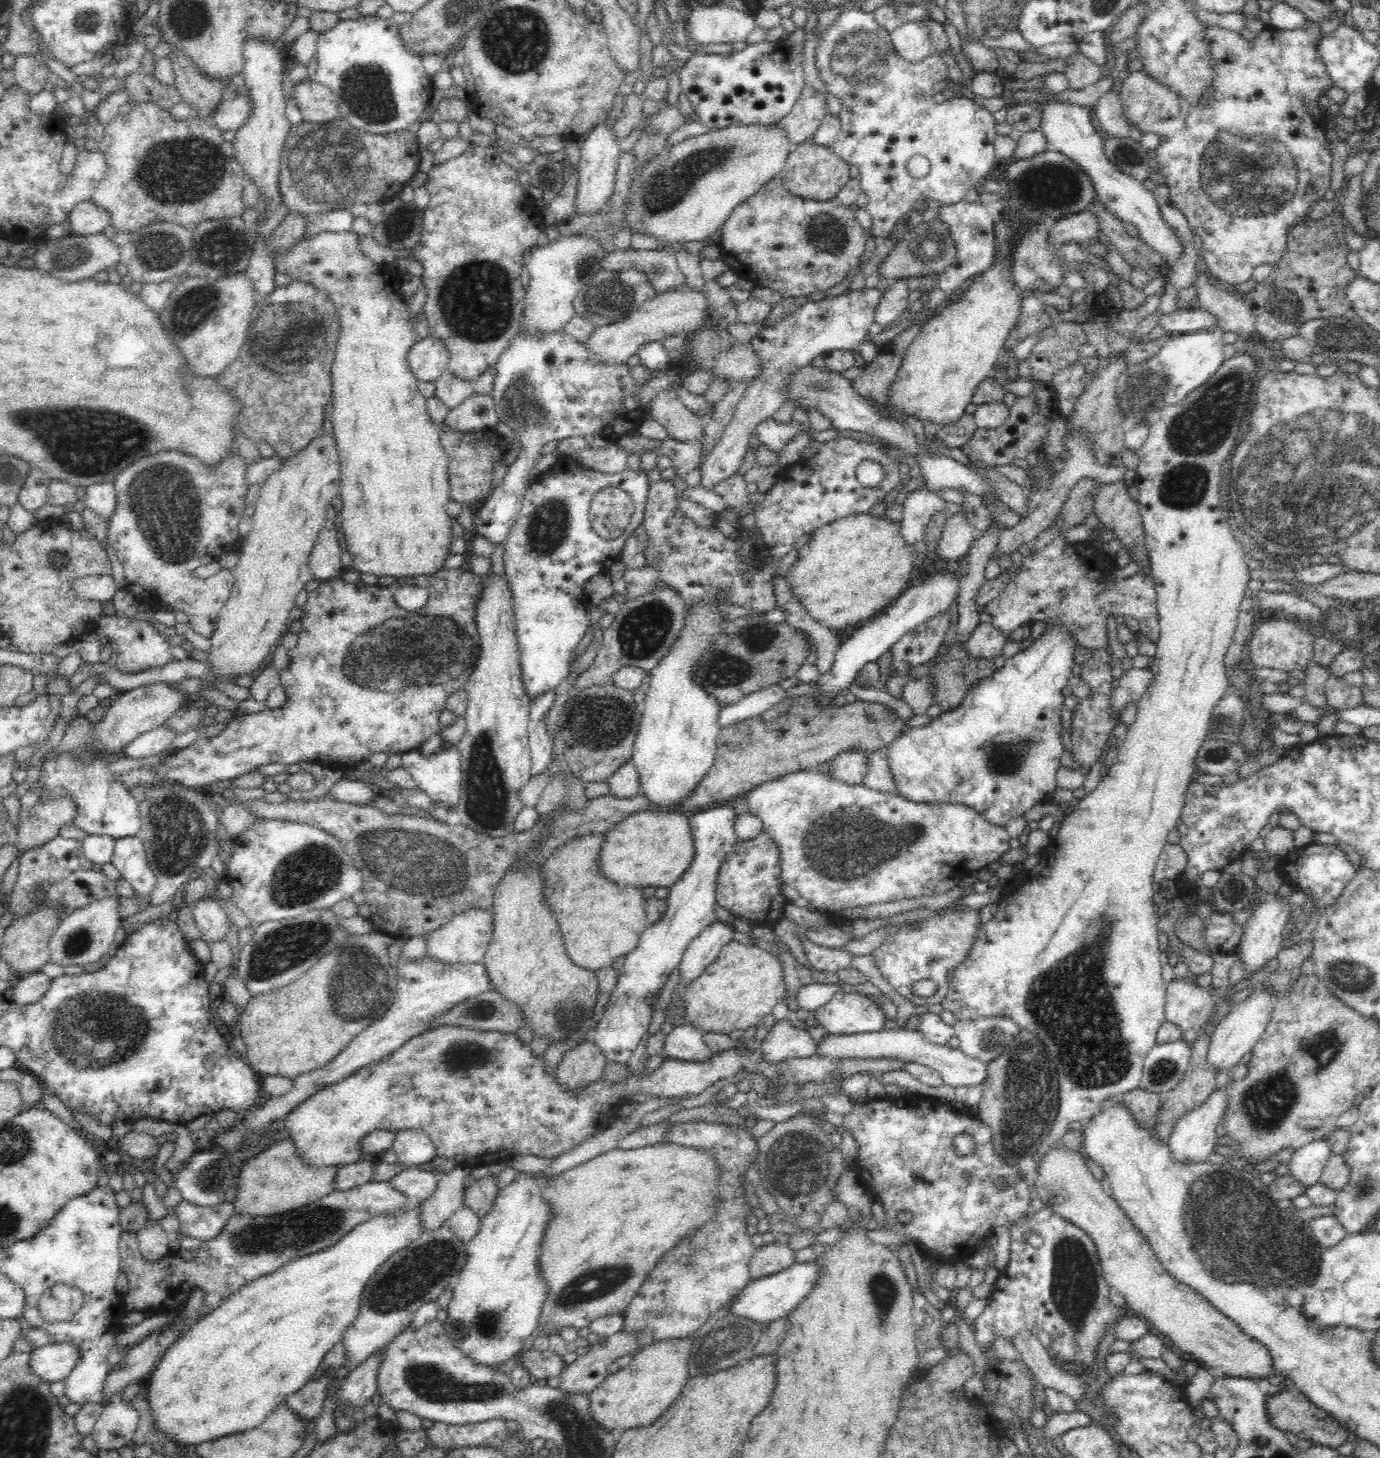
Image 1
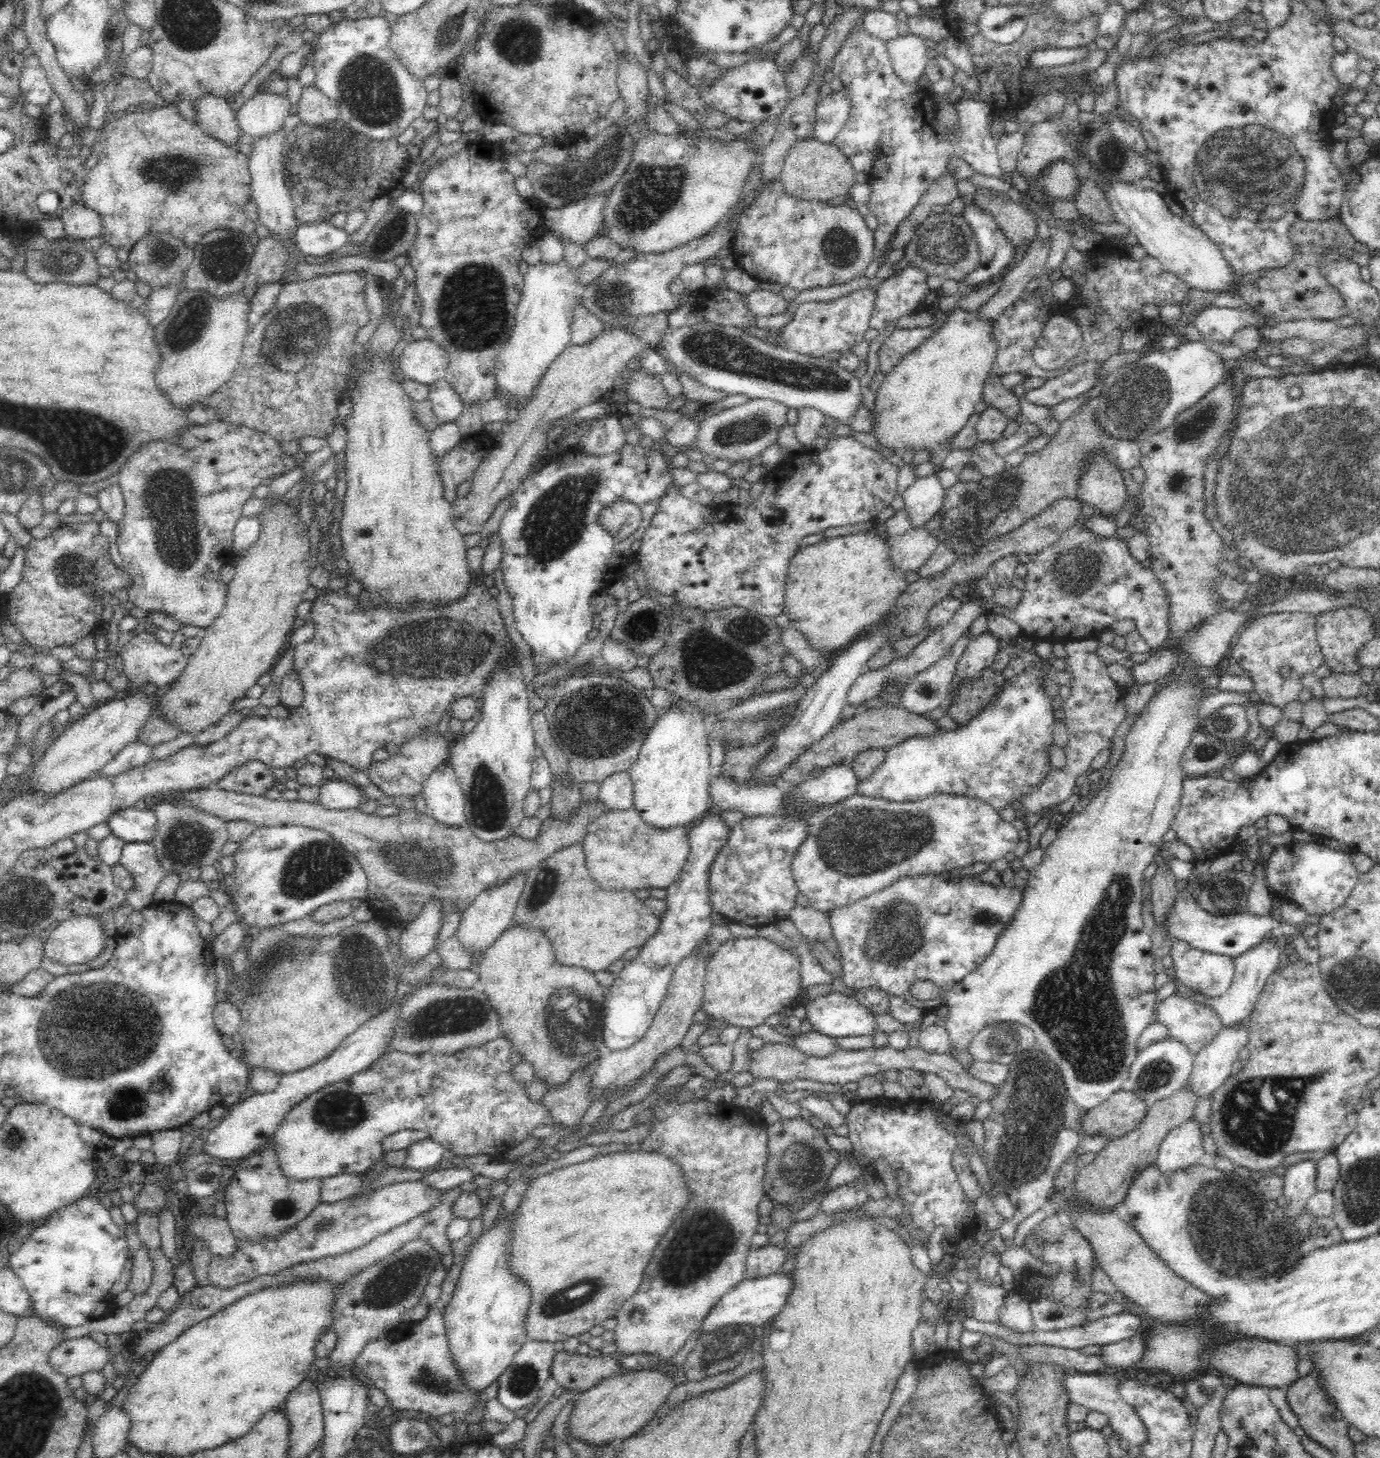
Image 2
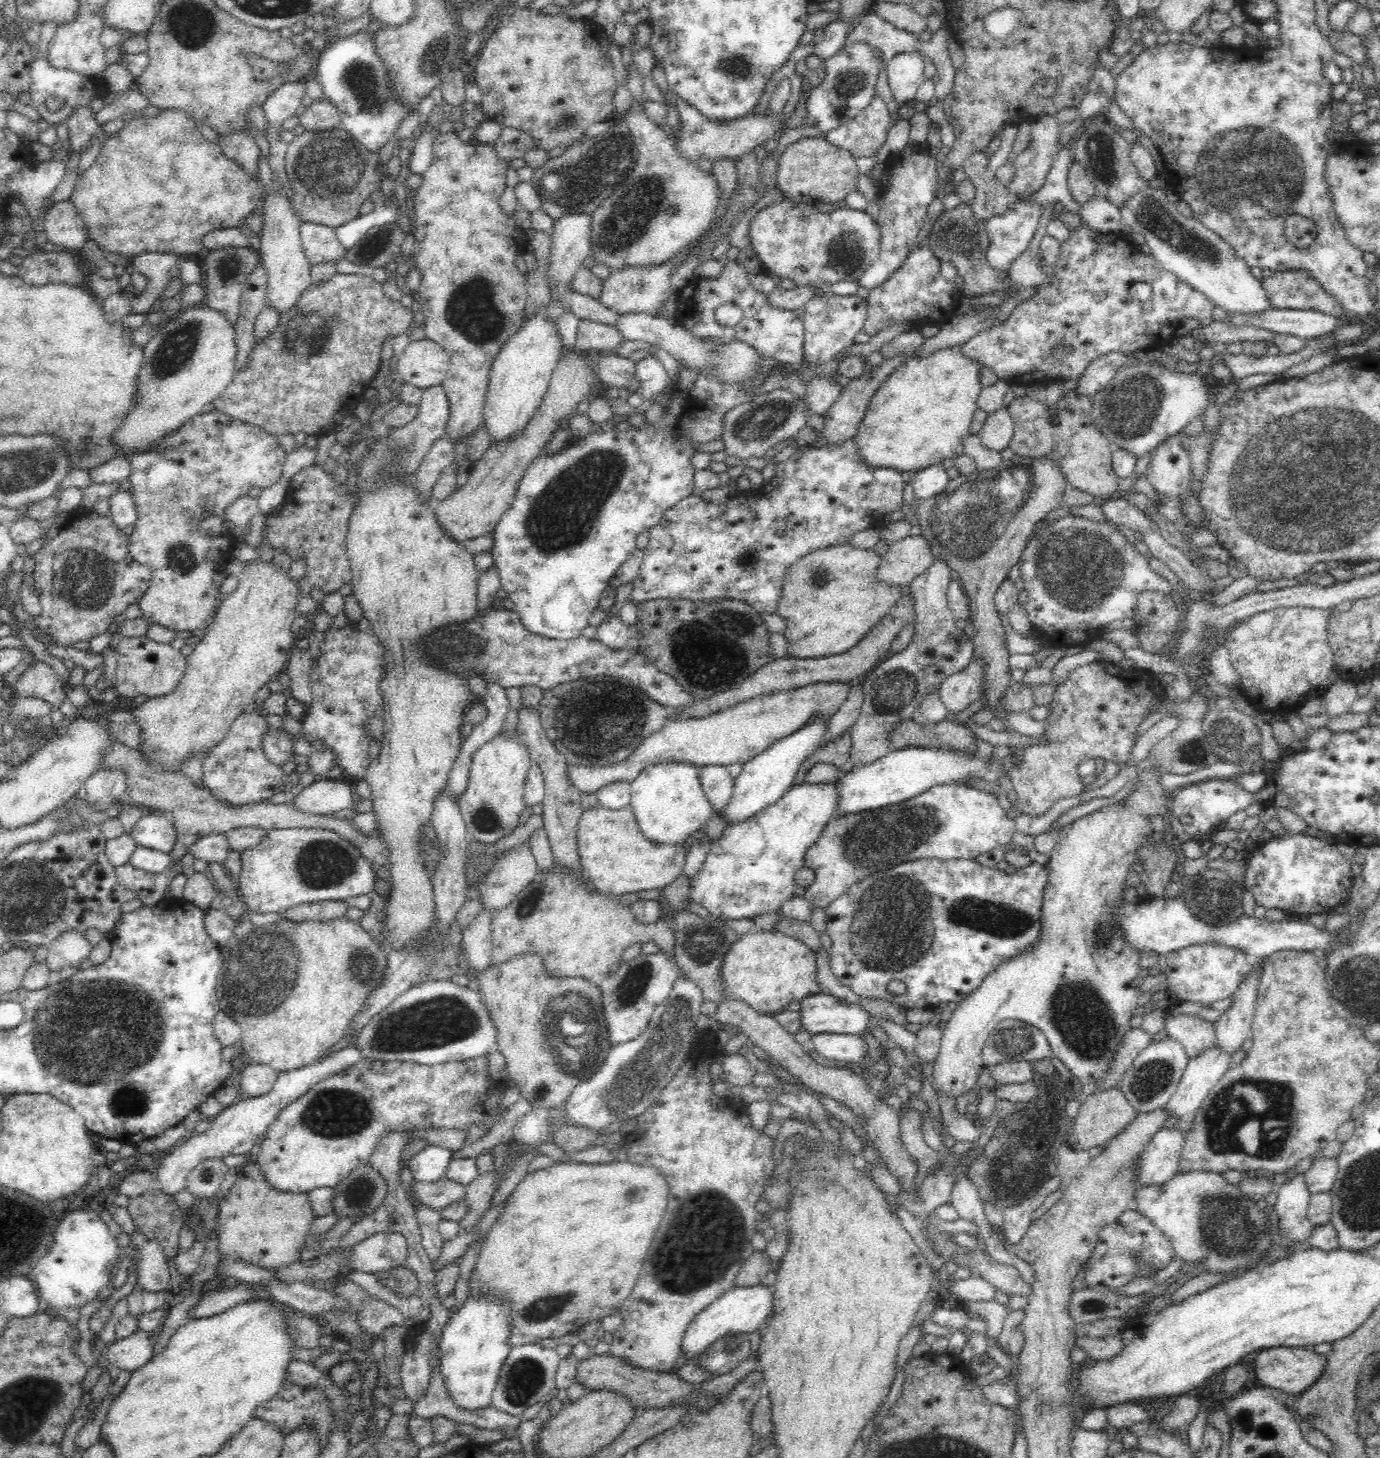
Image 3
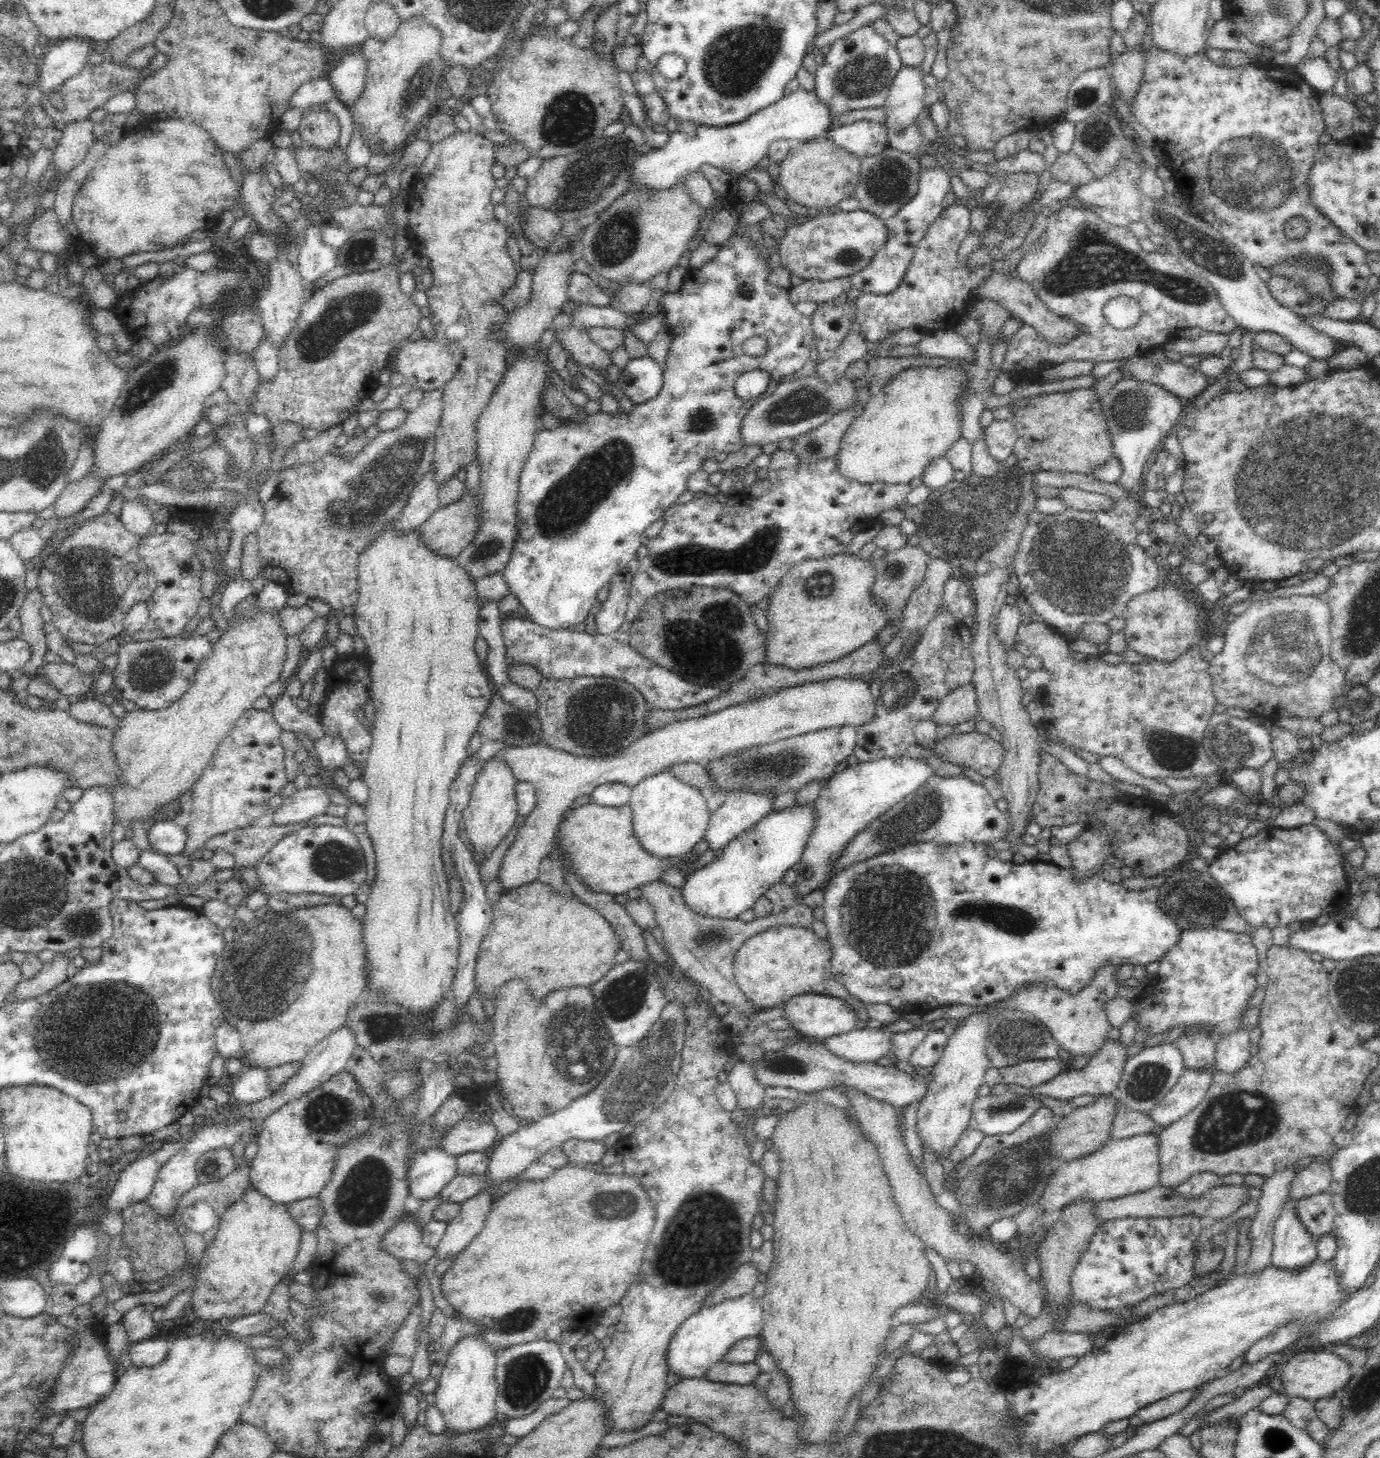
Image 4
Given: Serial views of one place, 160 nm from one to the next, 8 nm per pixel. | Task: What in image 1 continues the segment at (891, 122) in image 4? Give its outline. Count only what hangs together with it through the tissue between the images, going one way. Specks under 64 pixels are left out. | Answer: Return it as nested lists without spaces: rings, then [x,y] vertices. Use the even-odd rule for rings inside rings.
[[[925,19],[902,22],[889,33],[896,52],[906,60],[918,62],[933,52]]]

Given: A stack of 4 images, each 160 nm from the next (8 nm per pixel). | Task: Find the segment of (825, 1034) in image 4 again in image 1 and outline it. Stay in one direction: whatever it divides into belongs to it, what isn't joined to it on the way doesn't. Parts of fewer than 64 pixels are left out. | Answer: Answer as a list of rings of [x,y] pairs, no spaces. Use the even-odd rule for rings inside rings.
[[[836,992],[830,1002],[812,1012],[825,1031],[832,1034],[876,1032],[885,1028],[887,1018],[871,996]]]

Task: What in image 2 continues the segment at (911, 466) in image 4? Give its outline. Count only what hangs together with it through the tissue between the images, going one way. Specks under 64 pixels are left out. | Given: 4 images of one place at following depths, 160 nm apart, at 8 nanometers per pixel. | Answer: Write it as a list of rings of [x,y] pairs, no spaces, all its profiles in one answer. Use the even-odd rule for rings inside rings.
[[[954,310],[943,326],[914,348],[913,352],[908,352],[898,366],[885,376],[874,400],[876,424],[873,424],[873,435],[882,446],[900,455],[906,446],[915,451],[926,448],[930,455],[945,455],[952,450],[951,437],[975,413],[975,406],[982,401],[986,380],[993,374],[993,363],[998,352],[998,343],[994,339],[994,323],[994,319],[984,319],[980,310],[977,313]]]

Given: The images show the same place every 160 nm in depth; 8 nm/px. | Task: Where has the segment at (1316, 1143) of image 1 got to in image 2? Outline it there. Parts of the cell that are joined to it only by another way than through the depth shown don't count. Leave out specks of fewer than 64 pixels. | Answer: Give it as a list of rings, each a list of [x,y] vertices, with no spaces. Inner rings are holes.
[[[1306,1158],[1285,1168],[1283,1195],[1288,1201],[1286,1214],[1291,1219],[1305,1208],[1306,1200],[1317,1191],[1317,1162],[1316,1159]]]

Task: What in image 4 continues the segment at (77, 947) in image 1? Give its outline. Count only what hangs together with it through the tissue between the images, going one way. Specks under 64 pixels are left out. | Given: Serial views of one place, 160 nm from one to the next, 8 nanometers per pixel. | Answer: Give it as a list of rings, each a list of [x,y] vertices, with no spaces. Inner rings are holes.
[[[69,950],[54,953],[51,961],[43,963],[43,969],[33,979],[22,980],[20,984],[7,995],[7,1000],[24,1000],[34,998],[38,994],[45,994],[48,990],[56,988],[63,980],[66,980],[66,969],[72,963],[69,958]]]

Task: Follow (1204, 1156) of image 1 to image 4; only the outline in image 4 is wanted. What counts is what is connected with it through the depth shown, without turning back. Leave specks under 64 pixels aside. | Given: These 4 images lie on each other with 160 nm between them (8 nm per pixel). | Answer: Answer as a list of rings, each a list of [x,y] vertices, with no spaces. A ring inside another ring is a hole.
[[[1152,1132],[1127,1139],[1108,1139],[1098,1150],[1079,1159],[1067,1161],[1064,1167],[1053,1169],[1046,1188],[1038,1200],[1038,1211],[1057,1214],[1058,1210],[1076,1198],[1112,1200],[1135,1192],[1144,1192],[1161,1184],[1159,1138]]]

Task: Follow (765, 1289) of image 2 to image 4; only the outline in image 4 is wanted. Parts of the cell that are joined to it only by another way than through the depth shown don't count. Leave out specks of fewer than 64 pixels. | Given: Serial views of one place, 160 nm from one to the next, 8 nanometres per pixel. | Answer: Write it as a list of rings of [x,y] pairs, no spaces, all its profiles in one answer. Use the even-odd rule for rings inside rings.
[[[754,1293],[702,1308],[690,1316],[670,1340],[670,1350],[667,1354],[670,1374],[678,1374],[682,1379],[694,1377],[702,1379],[704,1372],[714,1364],[720,1363],[721,1357],[738,1340],[759,1337],[764,1325],[763,1312],[764,1301]]]

